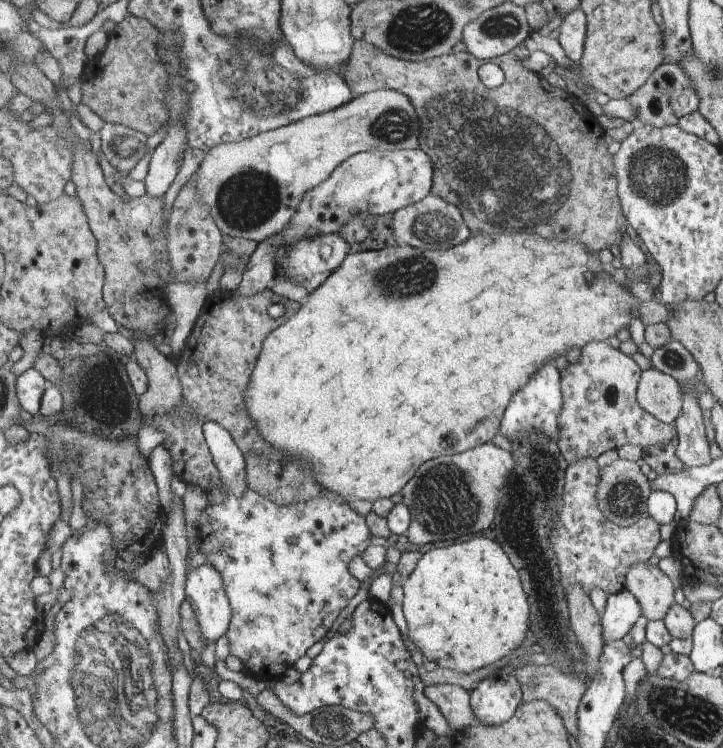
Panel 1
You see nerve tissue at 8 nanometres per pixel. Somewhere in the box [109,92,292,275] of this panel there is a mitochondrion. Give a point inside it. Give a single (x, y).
(245, 201)

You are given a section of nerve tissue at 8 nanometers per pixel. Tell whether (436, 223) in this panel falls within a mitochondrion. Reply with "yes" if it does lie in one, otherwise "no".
yes

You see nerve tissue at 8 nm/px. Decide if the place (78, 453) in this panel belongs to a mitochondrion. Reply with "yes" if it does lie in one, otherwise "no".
yes

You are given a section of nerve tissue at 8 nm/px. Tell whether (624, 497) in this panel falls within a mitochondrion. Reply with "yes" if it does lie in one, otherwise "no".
yes

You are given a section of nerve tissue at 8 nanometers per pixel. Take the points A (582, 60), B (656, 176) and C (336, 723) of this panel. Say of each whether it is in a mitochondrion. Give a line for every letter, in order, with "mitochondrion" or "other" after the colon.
A: other
B: mitochondrion
C: mitochondrion

